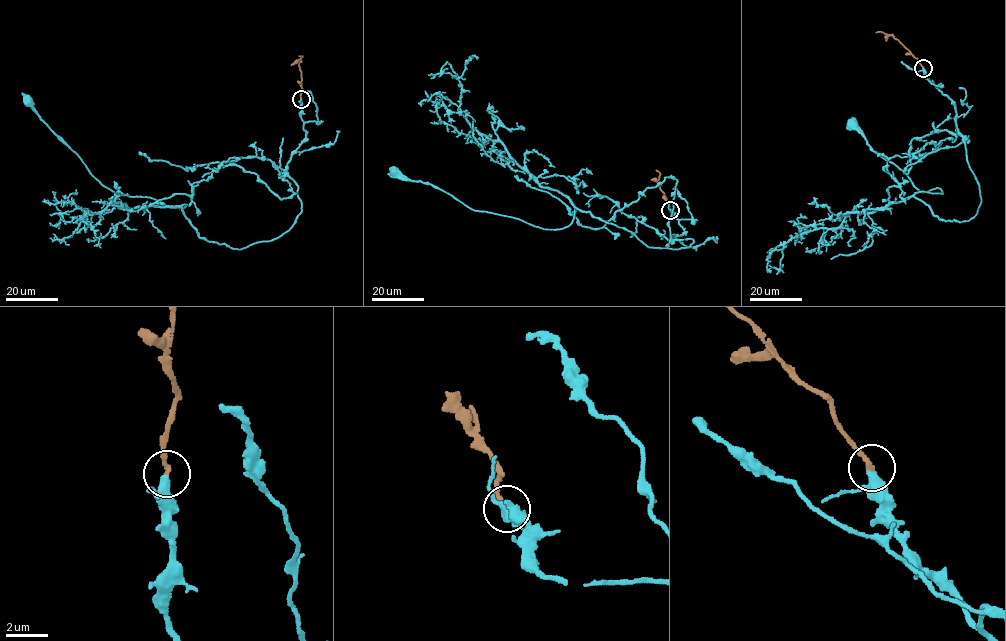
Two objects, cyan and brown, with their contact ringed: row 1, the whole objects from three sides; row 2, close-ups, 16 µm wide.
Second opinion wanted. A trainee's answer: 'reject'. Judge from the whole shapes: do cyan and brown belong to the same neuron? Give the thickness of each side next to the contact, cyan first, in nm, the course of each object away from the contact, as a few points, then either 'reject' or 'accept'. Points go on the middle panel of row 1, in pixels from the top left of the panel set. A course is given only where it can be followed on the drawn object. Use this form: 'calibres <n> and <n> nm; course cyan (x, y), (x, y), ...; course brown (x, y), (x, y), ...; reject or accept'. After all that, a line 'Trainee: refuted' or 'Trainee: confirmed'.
calibres 360 and 240 nm; course cyan (670, 210), (684, 232), (671, 239), (688, 247), (649, 247), (569, 198), (568, 226), (532, 226), (395, 172); course brown (670, 210), (659, 187), (660, 173), (656, 169); accept
Trainee: refuted

